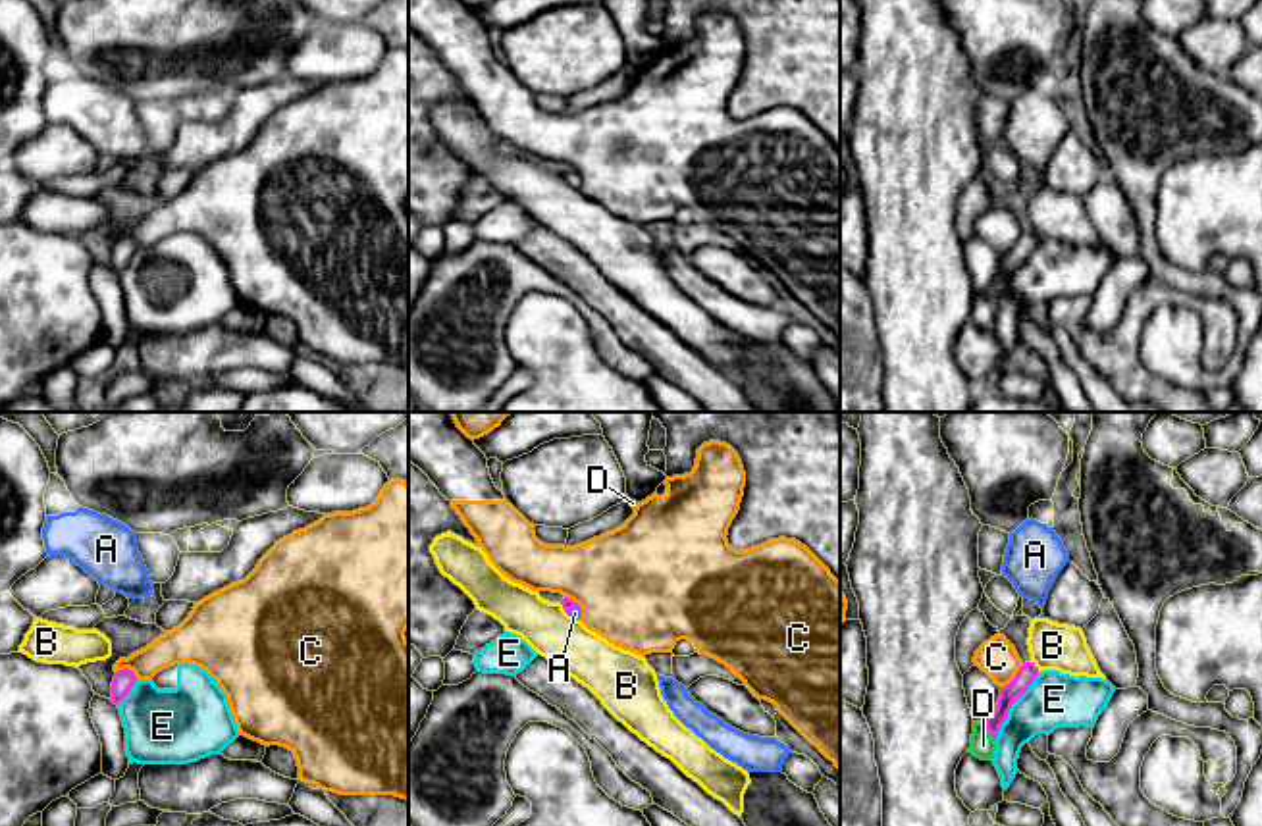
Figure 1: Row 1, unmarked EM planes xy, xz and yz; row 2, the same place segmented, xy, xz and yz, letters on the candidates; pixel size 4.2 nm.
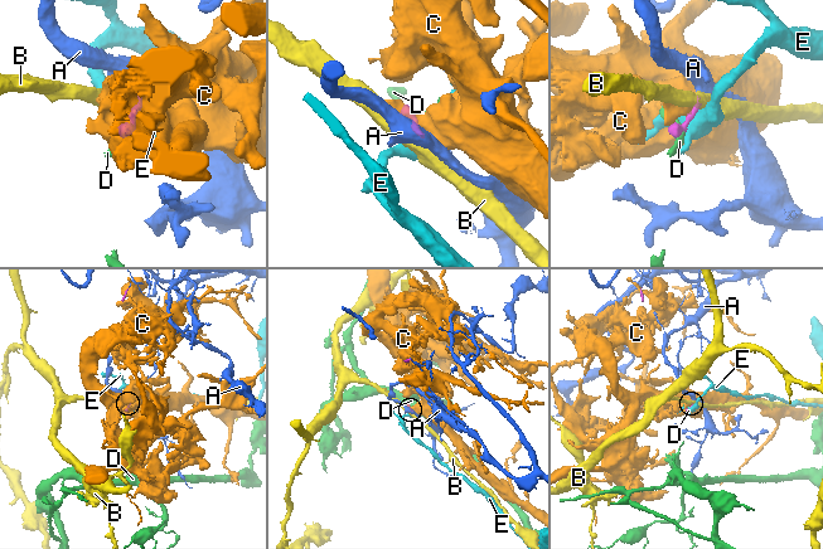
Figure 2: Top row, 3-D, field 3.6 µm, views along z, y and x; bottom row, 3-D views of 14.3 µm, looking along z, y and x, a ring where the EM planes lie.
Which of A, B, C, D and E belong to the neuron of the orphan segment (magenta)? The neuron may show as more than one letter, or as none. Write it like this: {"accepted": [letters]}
{"accepted": ["A"]}

